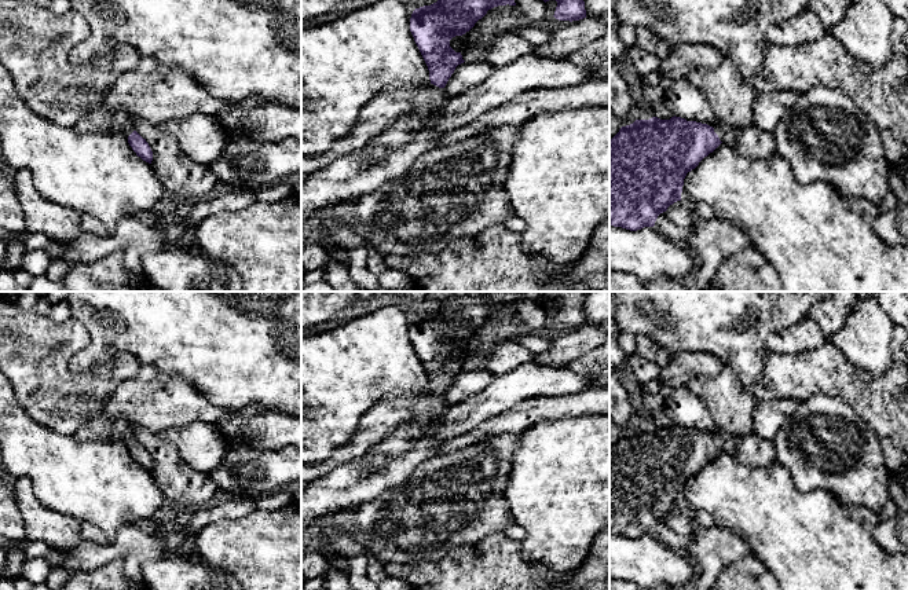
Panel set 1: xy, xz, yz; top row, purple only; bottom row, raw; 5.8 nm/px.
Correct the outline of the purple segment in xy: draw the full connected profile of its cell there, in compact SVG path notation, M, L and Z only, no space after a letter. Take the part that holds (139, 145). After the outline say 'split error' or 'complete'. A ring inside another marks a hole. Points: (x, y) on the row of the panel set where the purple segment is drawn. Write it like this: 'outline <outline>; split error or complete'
outline M105 106L94 109L73 128L81 133L124 133L138 157L149 164L153 161L149 143L135 131L132 118L122 110L109 110Z; split error

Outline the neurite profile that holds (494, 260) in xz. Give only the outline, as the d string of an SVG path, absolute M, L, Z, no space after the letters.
M609 219L598 224L582 259L570 265L524 252L520 232L504 224L453 241L439 253L389 254L385 264L406 272L424 292L609 292Z

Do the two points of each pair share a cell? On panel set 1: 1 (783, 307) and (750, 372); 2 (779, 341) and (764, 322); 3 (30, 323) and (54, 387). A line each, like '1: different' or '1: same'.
1: same
2: different
3: same

